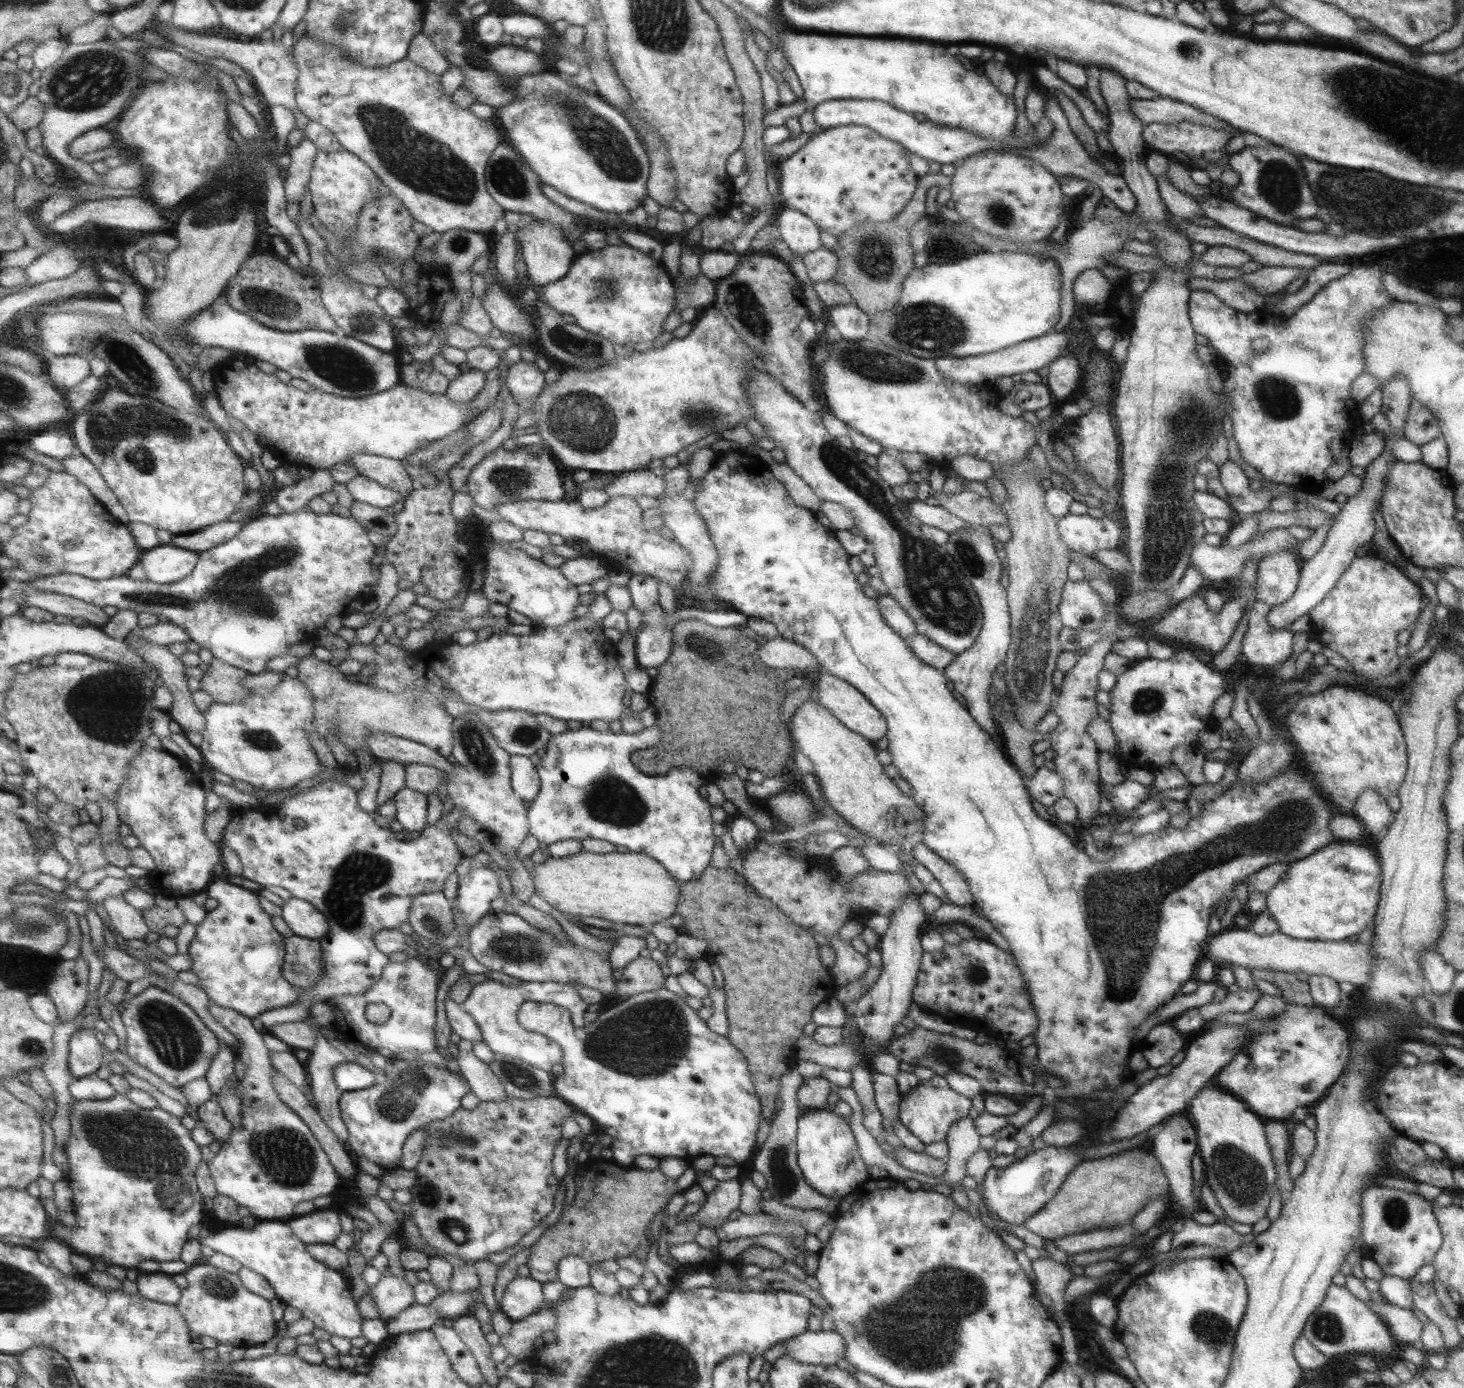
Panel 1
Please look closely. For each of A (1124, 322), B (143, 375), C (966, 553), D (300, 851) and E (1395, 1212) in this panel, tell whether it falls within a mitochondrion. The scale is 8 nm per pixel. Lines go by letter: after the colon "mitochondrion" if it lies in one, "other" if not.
A: other
B: mitochondrion
C: mitochondrion
D: other
E: mitochondrion

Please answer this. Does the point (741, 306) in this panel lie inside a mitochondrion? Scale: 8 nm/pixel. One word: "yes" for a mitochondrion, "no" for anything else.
yes

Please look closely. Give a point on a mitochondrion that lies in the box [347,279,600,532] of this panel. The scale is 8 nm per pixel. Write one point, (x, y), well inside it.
(508, 479)

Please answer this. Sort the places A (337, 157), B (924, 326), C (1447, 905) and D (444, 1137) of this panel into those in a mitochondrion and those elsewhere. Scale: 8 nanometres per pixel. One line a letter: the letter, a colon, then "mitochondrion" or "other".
A: other
B: mitochondrion
C: other
D: mitochondrion

